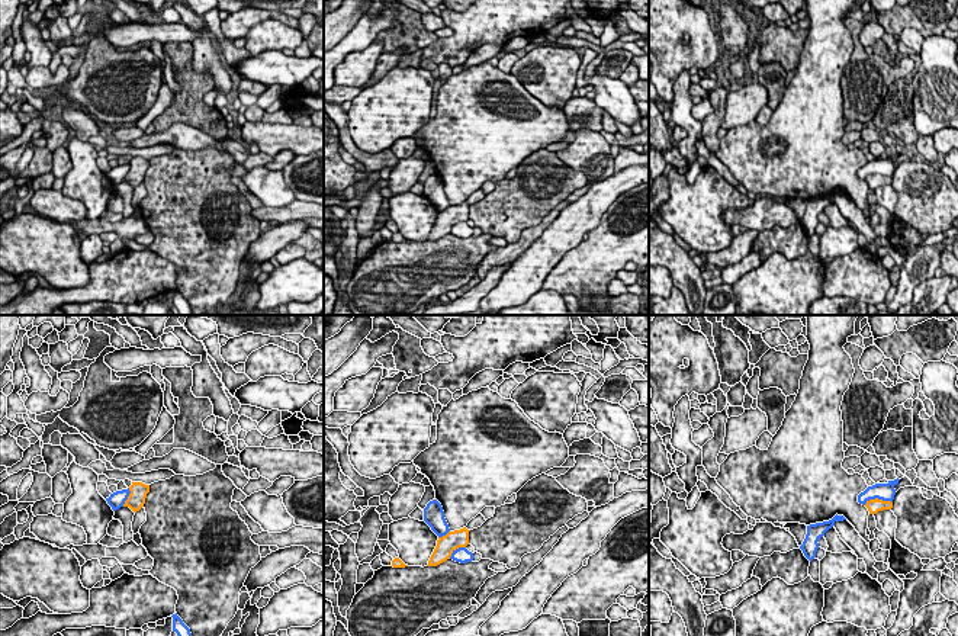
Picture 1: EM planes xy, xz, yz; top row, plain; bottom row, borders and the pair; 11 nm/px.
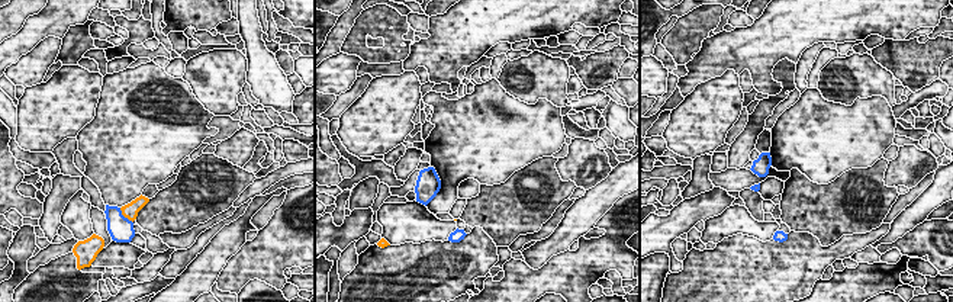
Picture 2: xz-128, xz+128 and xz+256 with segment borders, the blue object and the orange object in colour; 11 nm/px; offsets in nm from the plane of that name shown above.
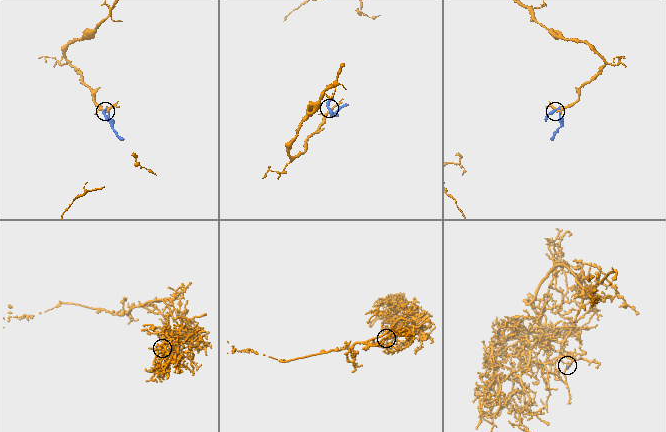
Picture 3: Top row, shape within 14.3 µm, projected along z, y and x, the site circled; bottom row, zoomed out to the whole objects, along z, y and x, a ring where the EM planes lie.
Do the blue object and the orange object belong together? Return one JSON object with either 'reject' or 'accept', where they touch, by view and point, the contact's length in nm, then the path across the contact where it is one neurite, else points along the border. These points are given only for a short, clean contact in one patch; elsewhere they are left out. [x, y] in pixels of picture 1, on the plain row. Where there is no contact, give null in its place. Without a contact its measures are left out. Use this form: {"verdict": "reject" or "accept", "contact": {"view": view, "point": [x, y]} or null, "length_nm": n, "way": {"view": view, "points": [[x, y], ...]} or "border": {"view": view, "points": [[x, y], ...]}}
{"verdict": "reject", "contact": {"view": "yz", "point": [877, 172]}, "length_nm": 320, "border": {"view": "yz", "points": [[891, 177], [870, 173], [864, 179]]}}

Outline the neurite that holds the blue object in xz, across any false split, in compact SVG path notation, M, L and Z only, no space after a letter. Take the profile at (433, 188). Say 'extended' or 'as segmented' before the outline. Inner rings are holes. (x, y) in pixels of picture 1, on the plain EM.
as segmented | M437 174L430 176L424 183L424 196L438 212L443 212L450 206L443 182Z

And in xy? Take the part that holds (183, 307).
as segmented | M176 289L173 292L173 306L177 308L179 315L193 315L190 303L183 298L183 295Z

